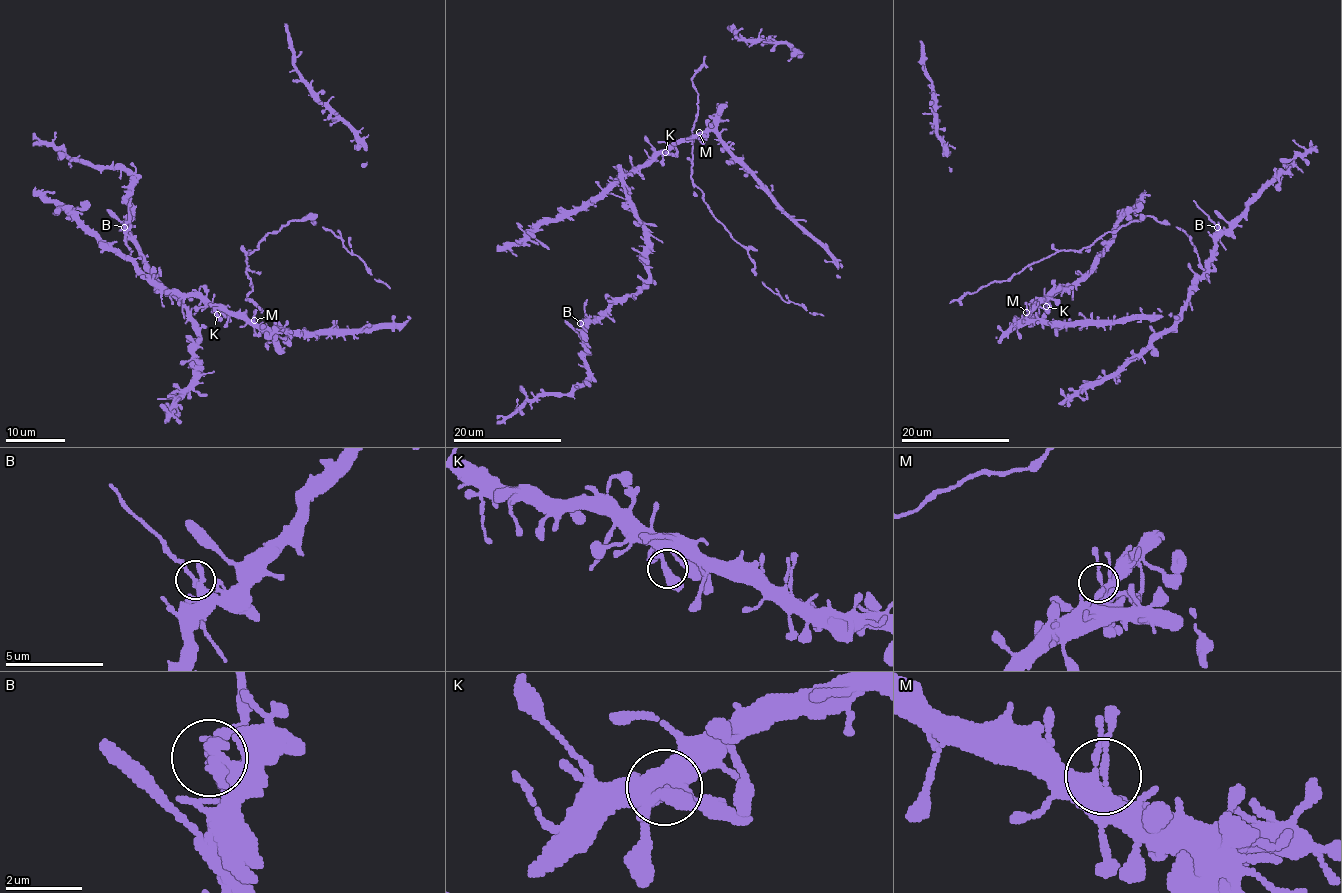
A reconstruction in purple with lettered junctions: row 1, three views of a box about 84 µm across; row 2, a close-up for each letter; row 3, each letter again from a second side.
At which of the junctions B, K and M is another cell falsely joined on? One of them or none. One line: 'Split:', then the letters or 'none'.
Split: B

